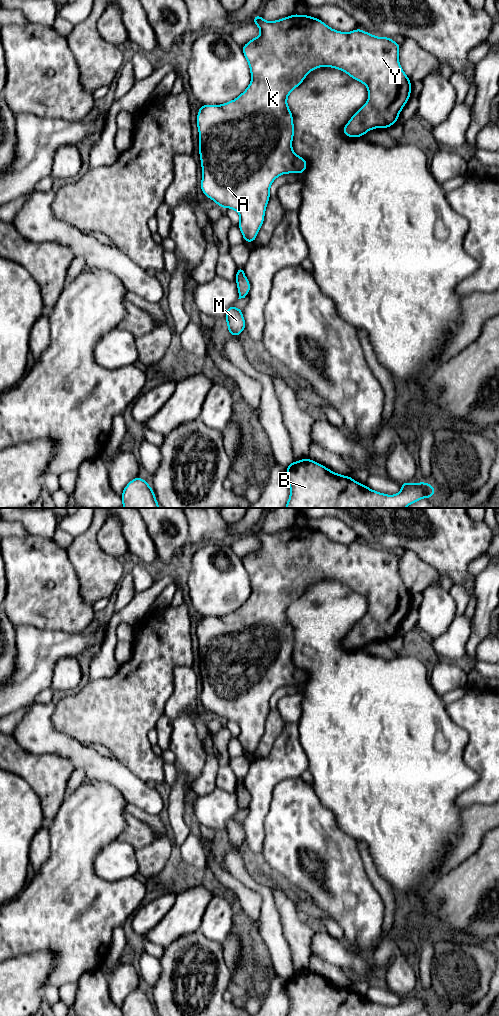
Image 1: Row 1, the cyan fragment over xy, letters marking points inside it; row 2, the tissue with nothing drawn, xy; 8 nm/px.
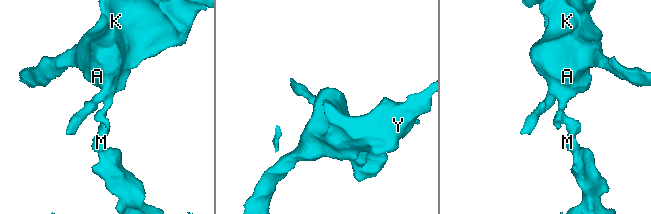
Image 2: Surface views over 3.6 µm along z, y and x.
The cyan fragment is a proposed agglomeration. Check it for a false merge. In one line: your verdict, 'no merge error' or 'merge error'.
merge error

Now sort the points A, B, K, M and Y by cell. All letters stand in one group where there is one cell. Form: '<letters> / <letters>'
A K Y / B M

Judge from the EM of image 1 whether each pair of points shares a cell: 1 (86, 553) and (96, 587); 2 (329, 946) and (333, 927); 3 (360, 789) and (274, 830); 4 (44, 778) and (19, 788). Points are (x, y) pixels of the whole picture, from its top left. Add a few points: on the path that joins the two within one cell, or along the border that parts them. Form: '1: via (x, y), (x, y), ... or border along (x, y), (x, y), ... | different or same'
1: via (89, 561), (96, 570), (96, 579) | same
2: border along (323, 928), (343, 942) | different
3: border along (312, 786), (318, 799), (333, 814), (337, 826) | different
4: border along (10, 772), (19, 775), (28, 784), (41, 804) | different

